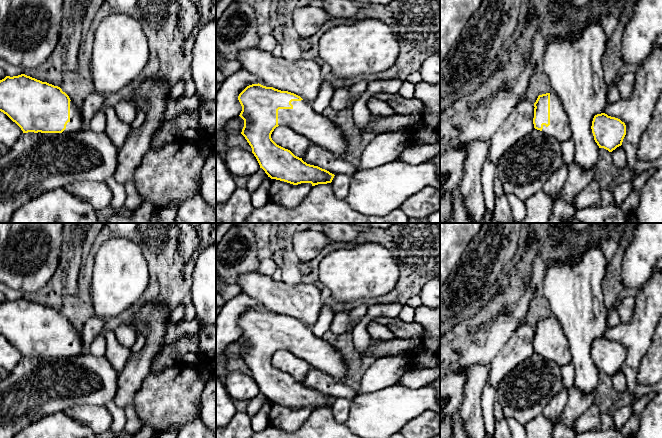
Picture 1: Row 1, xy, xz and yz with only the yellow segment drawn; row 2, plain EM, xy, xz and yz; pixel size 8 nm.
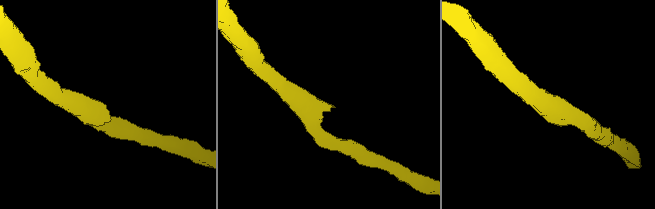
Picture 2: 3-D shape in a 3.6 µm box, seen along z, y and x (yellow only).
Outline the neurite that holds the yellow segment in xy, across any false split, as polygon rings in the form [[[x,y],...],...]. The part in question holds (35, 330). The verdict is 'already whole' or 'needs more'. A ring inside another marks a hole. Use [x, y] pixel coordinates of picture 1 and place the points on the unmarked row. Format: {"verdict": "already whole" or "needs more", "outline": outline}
{"verdict": "needs more", "outline": [[[25,298],[0,304],[0,335],[15,346],[23,357],[76,357],[87,351],[80,331],[58,310]]]}

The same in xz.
{"verdict": "needs more", "outline": [[[261,308],[247,310],[238,320],[242,330],[240,341],[244,344],[241,358],[245,361],[252,372],[260,392],[271,403],[284,405],[293,409],[311,407],[331,407],[334,398],[318,390],[307,388],[295,380],[290,374],[277,369],[271,362],[271,358],[278,350],[286,350],[309,362],[311,367],[328,373],[335,378],[344,377],[349,370],[345,368],[344,360],[339,351],[322,338],[317,337],[310,326],[300,320],[288,316],[266,311]]]}

